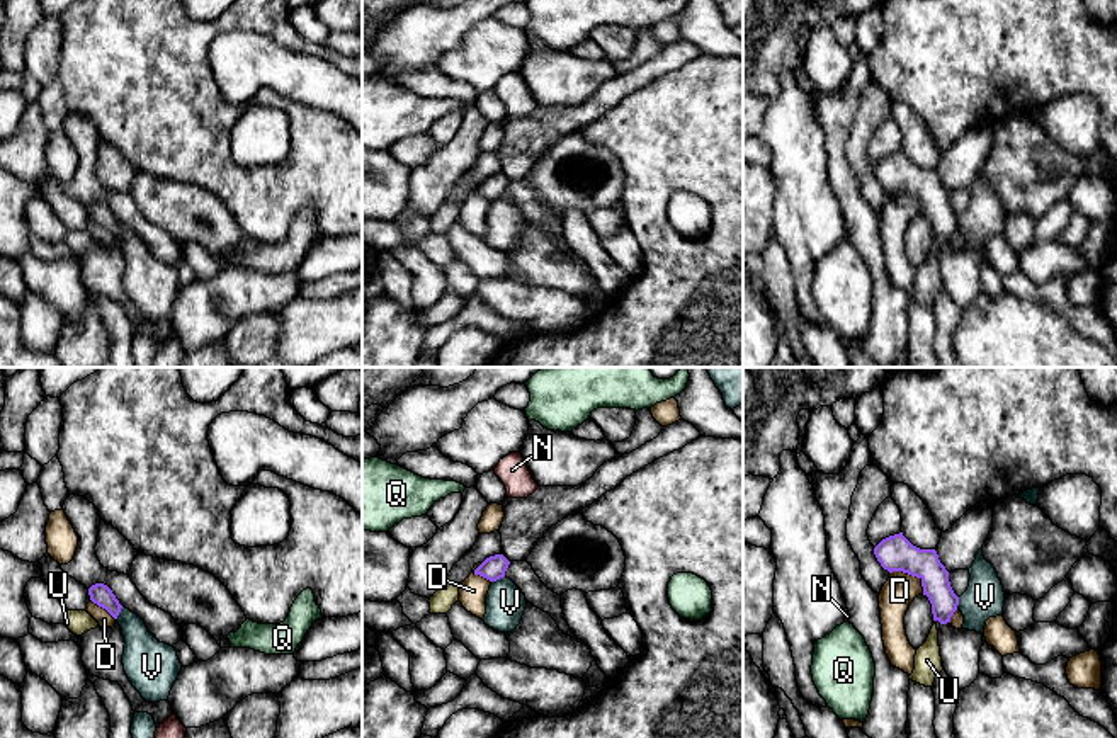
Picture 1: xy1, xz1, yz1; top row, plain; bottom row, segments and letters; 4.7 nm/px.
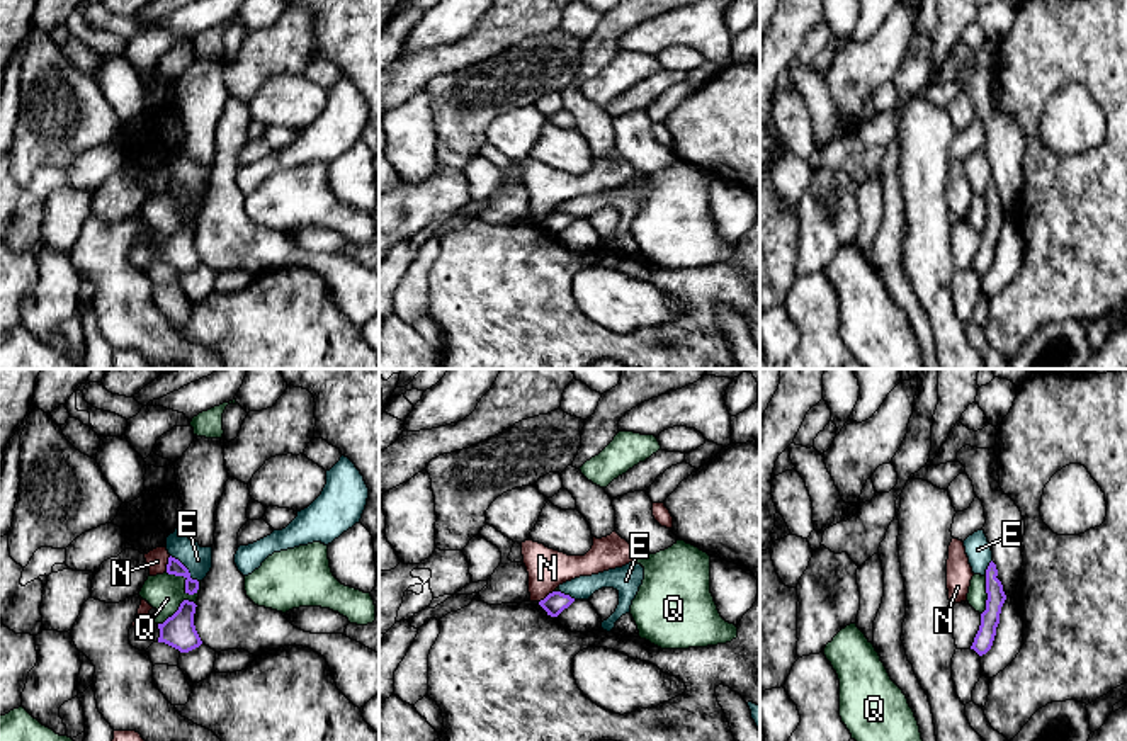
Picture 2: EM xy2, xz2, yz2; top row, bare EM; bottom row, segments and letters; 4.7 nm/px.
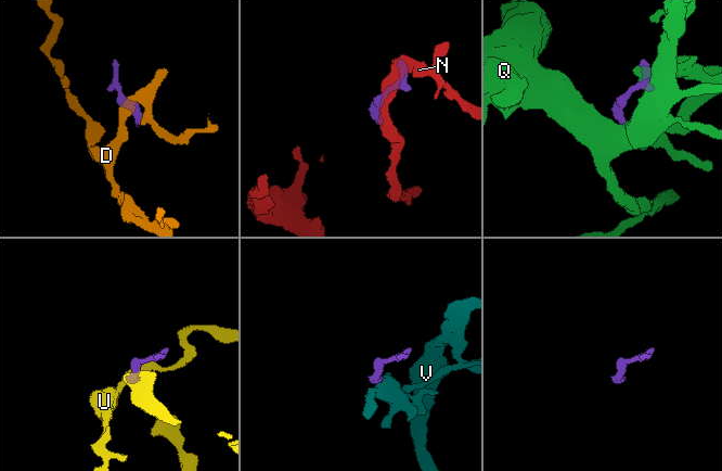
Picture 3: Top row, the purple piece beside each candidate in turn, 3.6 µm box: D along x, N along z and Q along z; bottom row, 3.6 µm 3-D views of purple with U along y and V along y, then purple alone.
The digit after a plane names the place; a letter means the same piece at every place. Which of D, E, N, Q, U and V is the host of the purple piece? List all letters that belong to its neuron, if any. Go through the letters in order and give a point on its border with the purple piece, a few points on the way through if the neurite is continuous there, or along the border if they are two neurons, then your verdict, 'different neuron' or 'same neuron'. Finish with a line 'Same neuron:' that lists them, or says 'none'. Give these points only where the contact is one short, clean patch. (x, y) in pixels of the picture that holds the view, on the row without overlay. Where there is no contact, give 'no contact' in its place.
D: contact yz1 (912, 194); different neuron
E: contact xy2 (186, 187); border xy2 (170, 174), (198, 201); different neuron
N: contact xy2 (167, 184); border xy2 (170, 175), (165, 191); different neuron
Q: contact xy2 (186, 201); border xy2 (167, 191), (182, 196), (184, 208), (189, 213), (198, 211); different neuron
U: contact xz1 (476, 187); border xz1 (481, 182), (473, 191); different neuron
V: contact xz1 (497, 198); border xz1 (504, 194), (492, 201); different neuron
Same neuron: none

